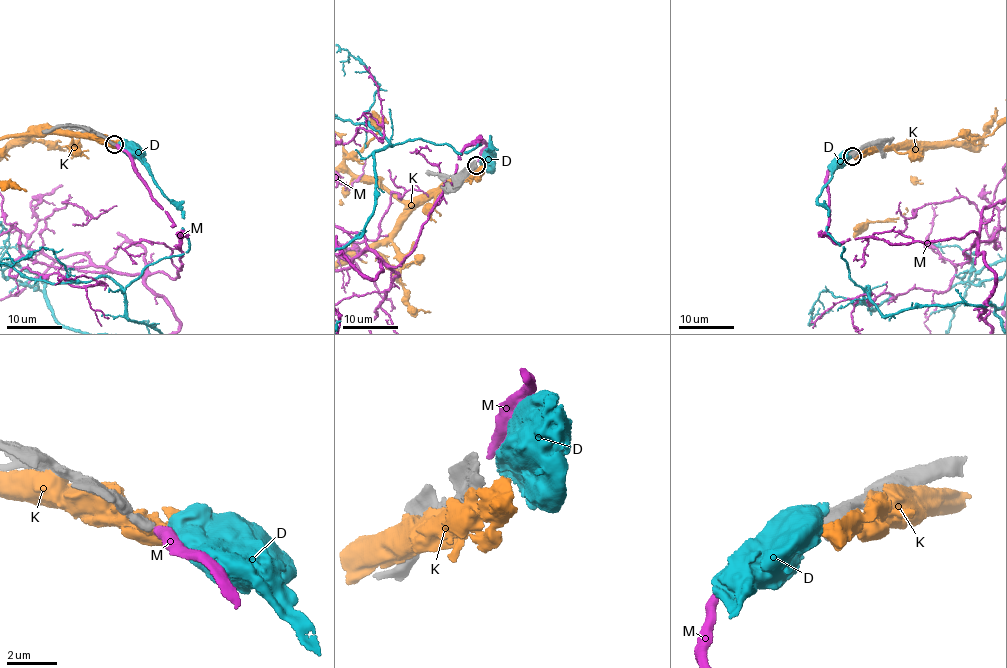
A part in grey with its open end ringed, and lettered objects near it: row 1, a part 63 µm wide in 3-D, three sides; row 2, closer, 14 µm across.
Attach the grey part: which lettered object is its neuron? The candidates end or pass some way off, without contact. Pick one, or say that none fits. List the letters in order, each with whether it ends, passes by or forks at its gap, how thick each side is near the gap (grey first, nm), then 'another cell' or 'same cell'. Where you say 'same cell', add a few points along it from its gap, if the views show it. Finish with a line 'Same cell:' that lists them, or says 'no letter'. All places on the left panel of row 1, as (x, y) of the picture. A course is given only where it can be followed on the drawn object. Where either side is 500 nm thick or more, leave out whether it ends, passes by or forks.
D: 440/650 nm | another cell
K: it ends | 440/480 nm | another cell
M: it ends | 440/360 nm | another cell
Same cell: no letter

